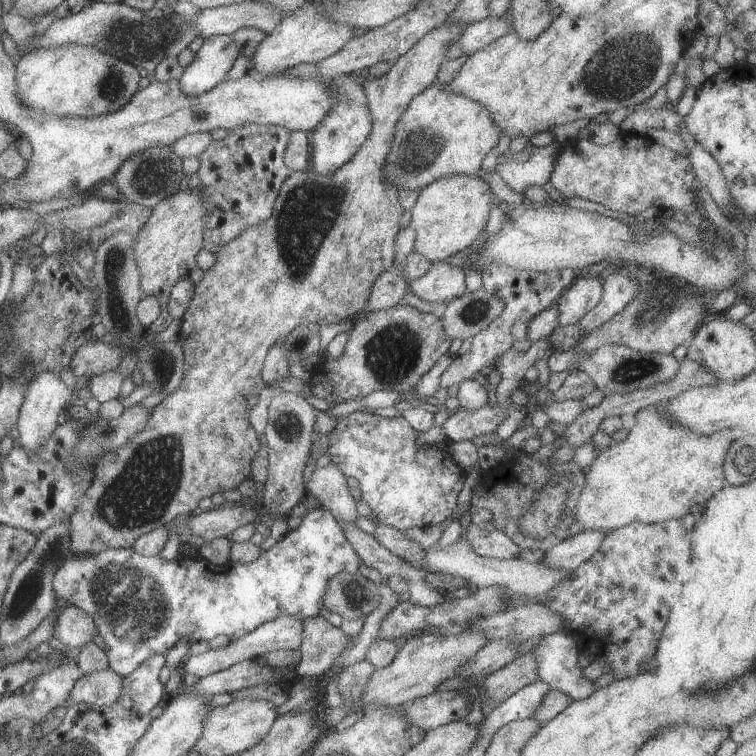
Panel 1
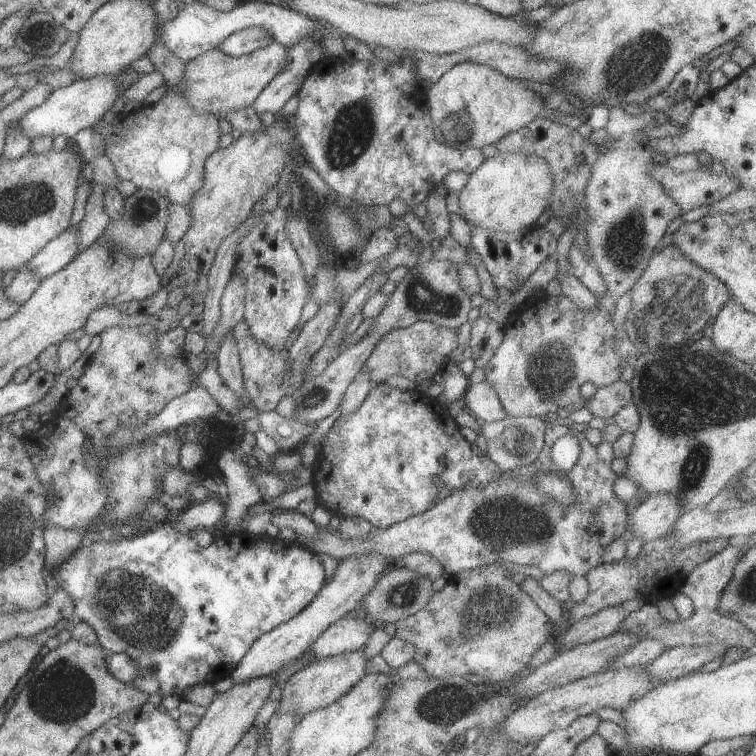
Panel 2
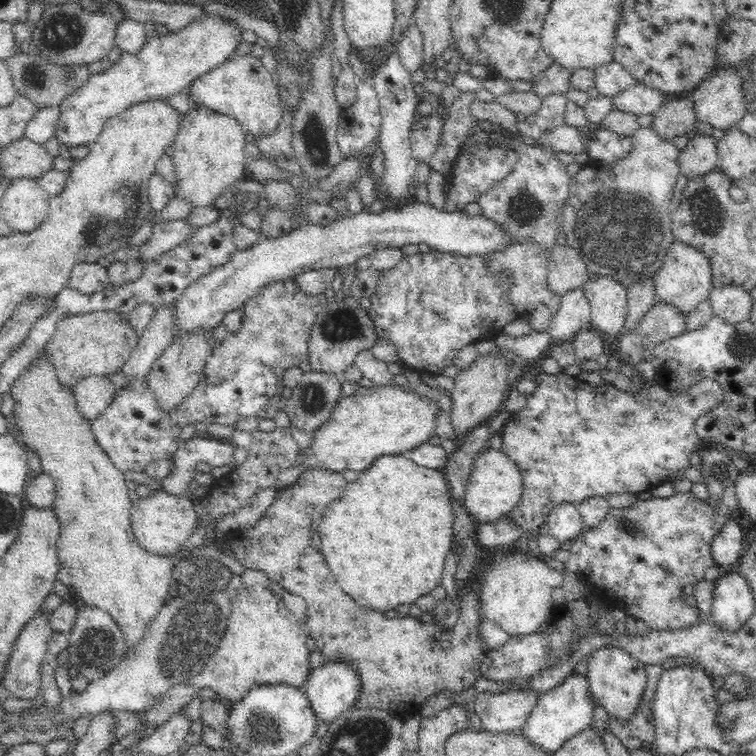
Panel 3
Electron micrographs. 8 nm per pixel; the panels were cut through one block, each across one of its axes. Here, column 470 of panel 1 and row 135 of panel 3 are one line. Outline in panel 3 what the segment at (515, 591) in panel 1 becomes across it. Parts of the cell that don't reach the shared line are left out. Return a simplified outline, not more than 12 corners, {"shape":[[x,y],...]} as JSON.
{"shape":[[562,125],[538,139],[558,152],[580,154],[586,149],[582,129]]}

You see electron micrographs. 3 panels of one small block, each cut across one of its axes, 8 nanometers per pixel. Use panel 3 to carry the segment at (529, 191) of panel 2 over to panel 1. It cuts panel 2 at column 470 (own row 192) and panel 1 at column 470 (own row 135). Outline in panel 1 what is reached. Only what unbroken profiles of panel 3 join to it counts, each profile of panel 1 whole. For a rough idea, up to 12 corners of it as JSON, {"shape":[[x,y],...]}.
{"shape":[[480,176],[420,190],[414,252],[454,257],[485,230],[498,202]]}

